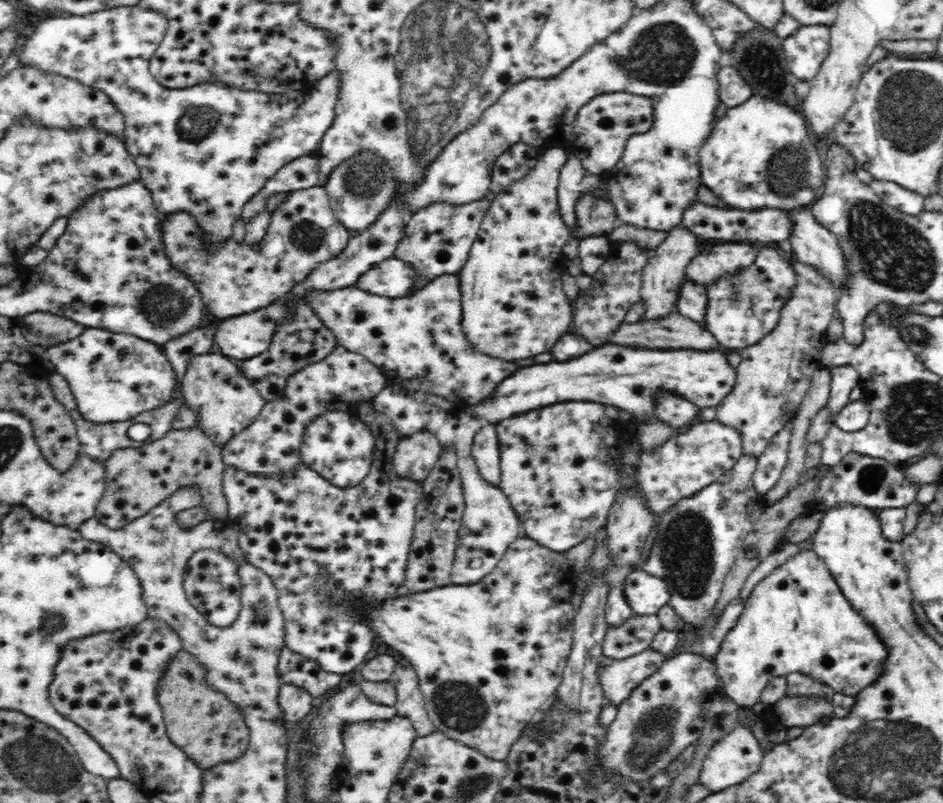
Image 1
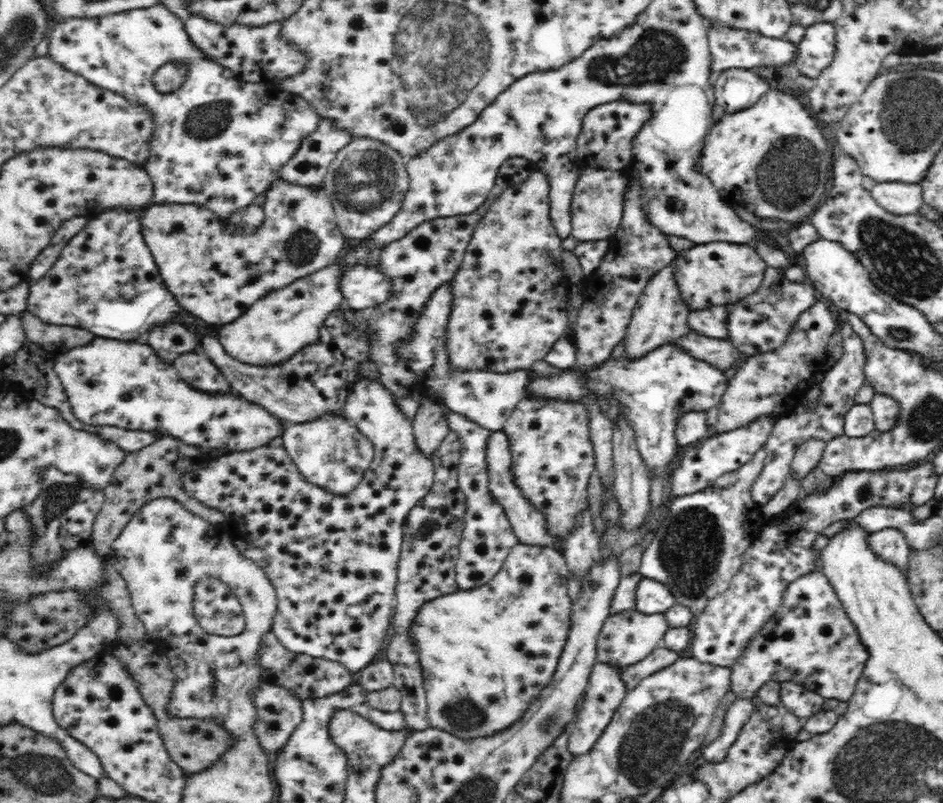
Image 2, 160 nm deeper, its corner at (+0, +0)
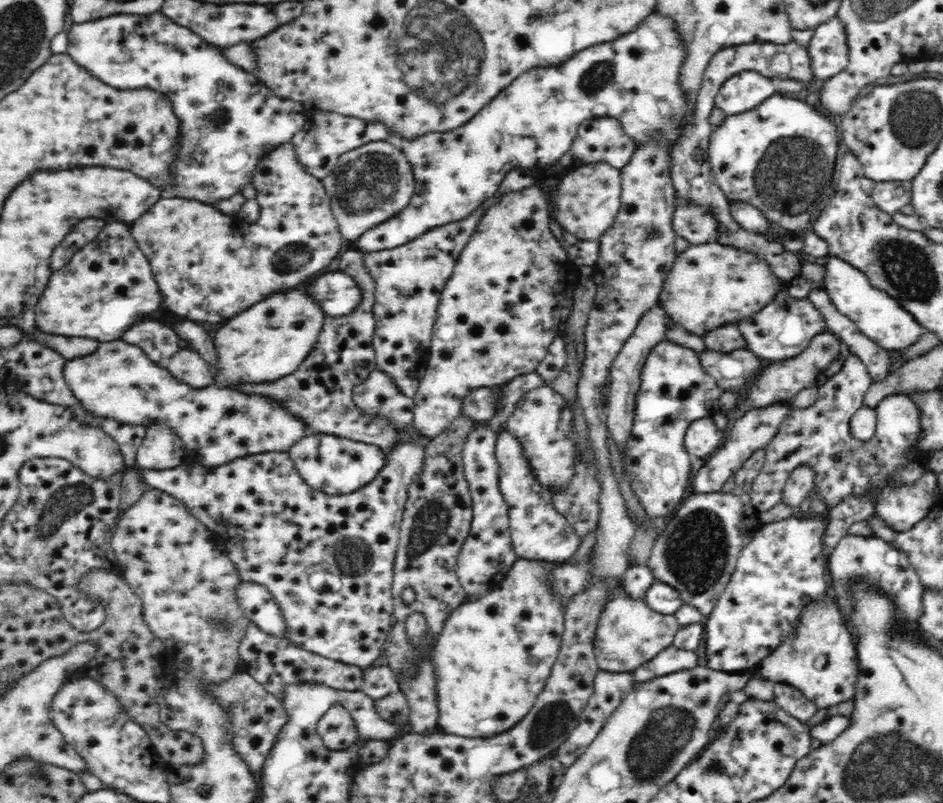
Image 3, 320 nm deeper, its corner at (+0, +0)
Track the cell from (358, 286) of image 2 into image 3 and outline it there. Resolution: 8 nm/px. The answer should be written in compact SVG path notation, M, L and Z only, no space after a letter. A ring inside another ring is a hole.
M342 271L323 273L305 292L313 296L313 300L317 301L328 318L350 314L361 300L358 284L352 276Z

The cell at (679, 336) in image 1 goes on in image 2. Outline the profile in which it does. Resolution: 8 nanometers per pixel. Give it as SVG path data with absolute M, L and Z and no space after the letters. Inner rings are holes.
M693 331L688 334L688 338L678 340L678 344L675 346L683 349L690 357L714 364L714 367L721 368L722 371L730 367L737 368L737 364L742 360L743 355L730 341L715 340Z

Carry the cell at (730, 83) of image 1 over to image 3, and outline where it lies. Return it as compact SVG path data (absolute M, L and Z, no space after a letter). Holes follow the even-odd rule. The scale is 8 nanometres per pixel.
M744 71L728 78L719 88L715 107L720 108L728 116L748 112L756 108L766 96L776 92L772 80L768 80L756 71Z

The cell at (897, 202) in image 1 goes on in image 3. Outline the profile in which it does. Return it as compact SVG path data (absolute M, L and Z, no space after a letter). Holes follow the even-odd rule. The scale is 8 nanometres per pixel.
M911 181L877 182L871 193L876 206L889 215L910 203Z

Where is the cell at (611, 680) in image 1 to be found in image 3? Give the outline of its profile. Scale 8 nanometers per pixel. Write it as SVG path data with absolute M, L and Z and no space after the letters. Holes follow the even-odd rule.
M672 645L633 671L634 680L643 683L652 680L654 677L664 676L666 673L690 669L700 664L699 650L680 649Z

